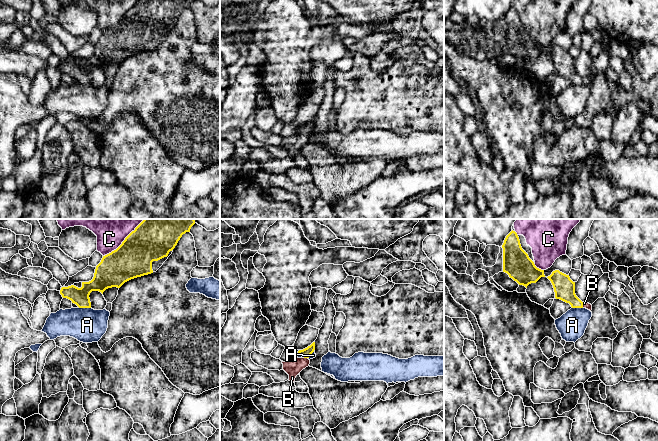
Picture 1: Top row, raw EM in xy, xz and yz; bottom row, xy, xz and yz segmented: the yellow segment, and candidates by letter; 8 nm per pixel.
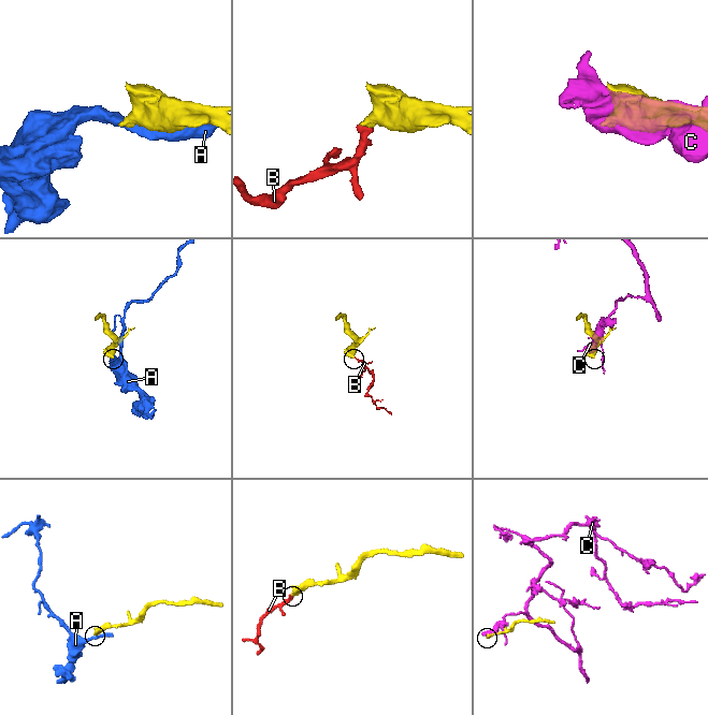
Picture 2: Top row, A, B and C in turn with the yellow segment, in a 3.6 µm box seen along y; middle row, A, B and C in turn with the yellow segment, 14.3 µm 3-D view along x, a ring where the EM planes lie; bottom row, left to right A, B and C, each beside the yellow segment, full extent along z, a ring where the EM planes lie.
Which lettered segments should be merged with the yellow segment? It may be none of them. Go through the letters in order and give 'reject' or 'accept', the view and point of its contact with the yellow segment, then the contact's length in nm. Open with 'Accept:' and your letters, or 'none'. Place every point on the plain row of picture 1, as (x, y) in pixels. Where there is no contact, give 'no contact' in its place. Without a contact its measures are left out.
Accept: B
A: reject; meets yellow in xy at (85, 83); contact 100 nm long
B: accept; meets yellow in xz at (305, 133); contact 40 nm long
C: reject; meets yellow in xy at (122, 19); contact 400 nm long

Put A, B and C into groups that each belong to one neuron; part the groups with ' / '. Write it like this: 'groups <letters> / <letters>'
groups A / B / C

